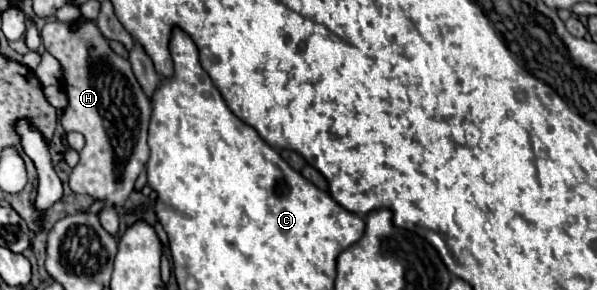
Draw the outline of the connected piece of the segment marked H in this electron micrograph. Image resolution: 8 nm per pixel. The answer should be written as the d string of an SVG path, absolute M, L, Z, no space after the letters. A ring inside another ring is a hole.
M52 20L44 24L40 36L44 48L60 62L64 74L62 88L68 106L60 116L60 124L64 130L76 130L86 138L86 146L80 150L80 162L70 174L70 188L76 194L90 194L94 200L104 202L98 212L100 224L108 234L118 238L120 210L150 158L150 148L146 144L150 100L138 84L130 62L110 48L96 22ZM74 24L78 24L76 30L72 30Z

